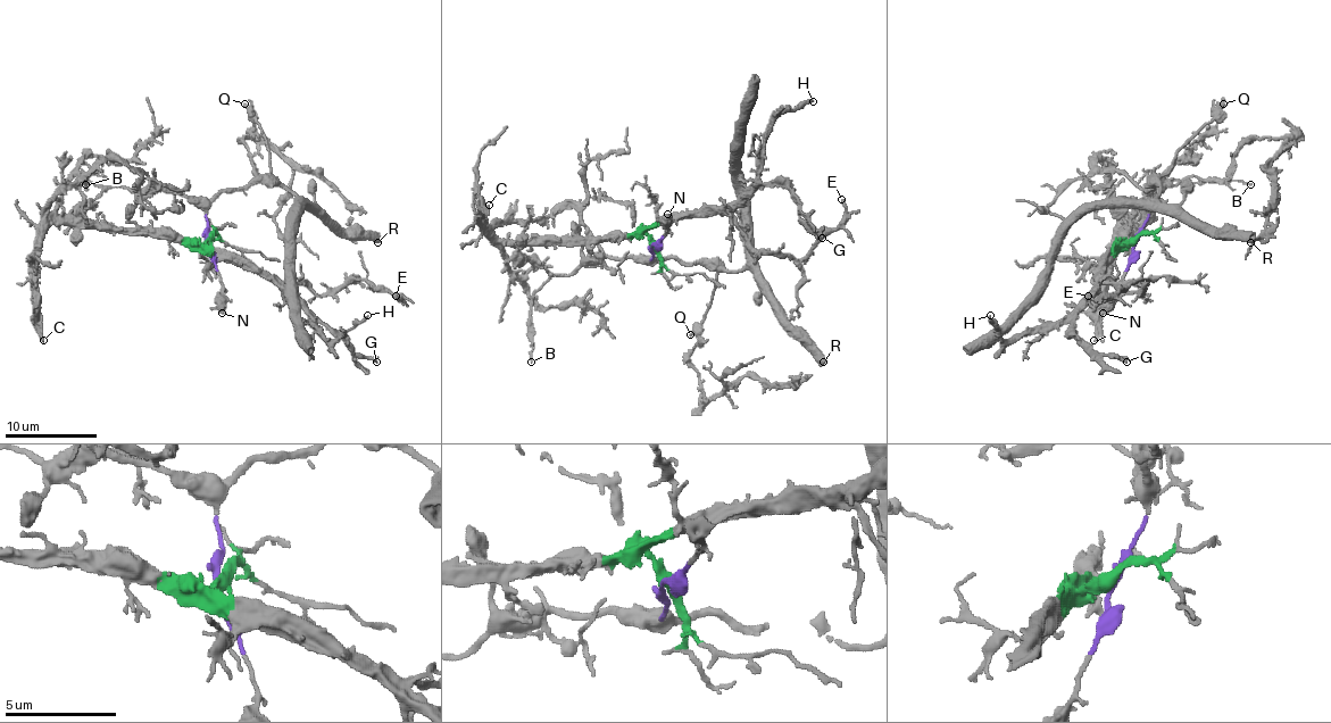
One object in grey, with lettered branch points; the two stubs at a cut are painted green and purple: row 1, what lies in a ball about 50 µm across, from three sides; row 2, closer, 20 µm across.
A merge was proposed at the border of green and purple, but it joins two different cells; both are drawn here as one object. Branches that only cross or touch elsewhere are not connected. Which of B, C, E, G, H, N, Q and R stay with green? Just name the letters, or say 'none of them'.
C, E, G, H

